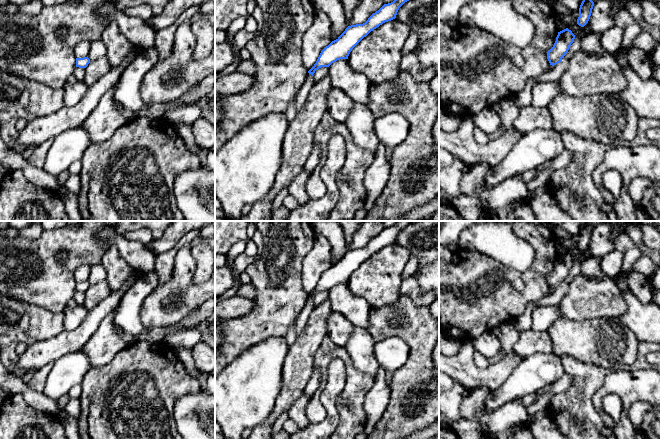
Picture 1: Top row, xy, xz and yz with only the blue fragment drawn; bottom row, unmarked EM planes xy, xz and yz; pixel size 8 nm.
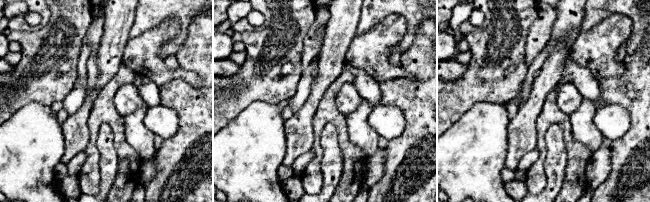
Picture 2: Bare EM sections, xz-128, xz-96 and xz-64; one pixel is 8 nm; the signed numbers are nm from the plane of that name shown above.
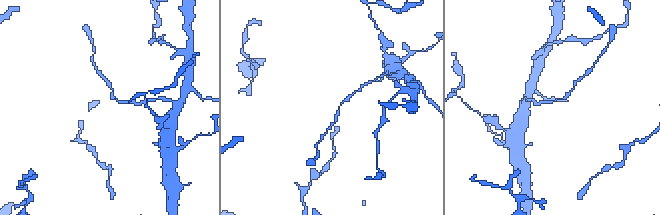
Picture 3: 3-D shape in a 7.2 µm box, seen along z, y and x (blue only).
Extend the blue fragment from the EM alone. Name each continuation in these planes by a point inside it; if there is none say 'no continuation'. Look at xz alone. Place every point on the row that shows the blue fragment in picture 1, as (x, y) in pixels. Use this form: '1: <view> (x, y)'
no continuation

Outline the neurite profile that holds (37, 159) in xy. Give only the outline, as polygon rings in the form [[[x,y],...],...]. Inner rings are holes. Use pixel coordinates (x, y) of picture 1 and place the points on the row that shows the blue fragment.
[[[48,139],[39,145],[32,155],[27,159],[28,163],[36,168],[43,168],[49,148],[53,144],[53,139]]]

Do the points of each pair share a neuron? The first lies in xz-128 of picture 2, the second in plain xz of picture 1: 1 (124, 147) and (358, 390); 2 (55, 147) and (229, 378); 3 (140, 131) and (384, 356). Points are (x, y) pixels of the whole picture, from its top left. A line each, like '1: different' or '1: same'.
1: same
2: same
3: different

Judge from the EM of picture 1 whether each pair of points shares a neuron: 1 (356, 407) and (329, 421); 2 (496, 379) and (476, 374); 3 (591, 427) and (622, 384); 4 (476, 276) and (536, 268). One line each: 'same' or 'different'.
1: different
2: same
3: different
4: same

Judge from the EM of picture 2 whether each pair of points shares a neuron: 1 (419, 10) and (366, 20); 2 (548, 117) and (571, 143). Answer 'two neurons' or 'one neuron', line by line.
1: one neuron
2: one neuron

